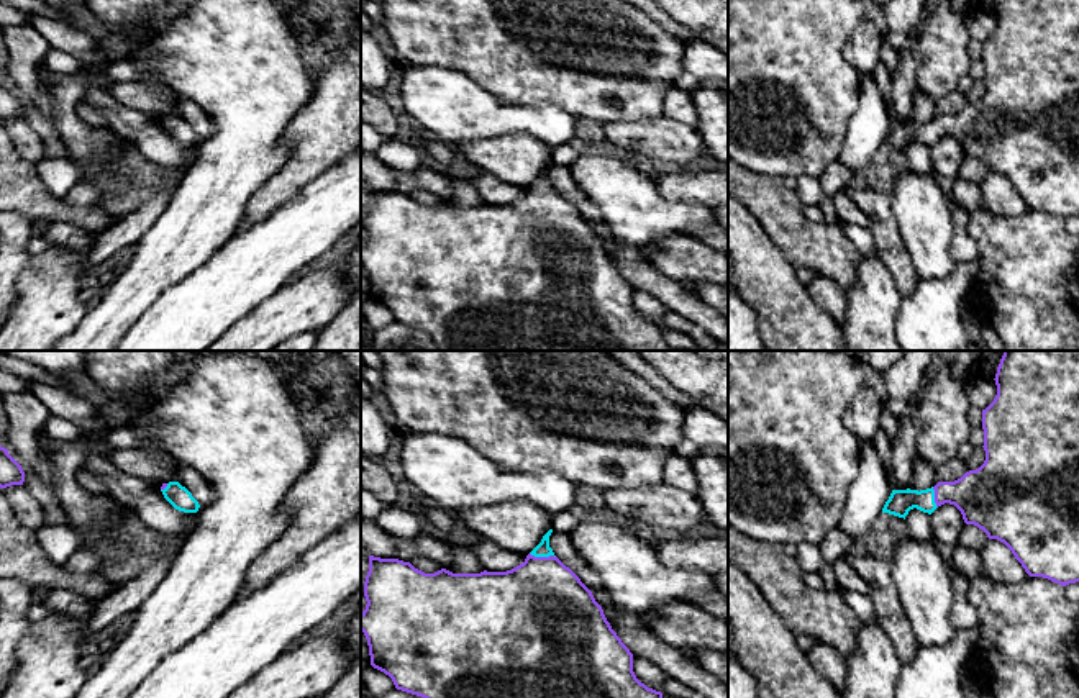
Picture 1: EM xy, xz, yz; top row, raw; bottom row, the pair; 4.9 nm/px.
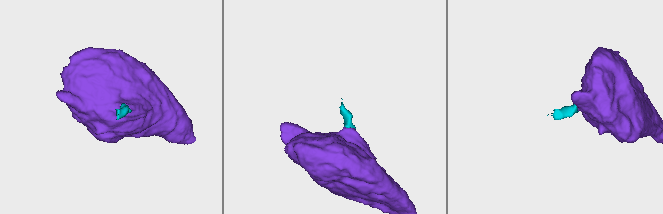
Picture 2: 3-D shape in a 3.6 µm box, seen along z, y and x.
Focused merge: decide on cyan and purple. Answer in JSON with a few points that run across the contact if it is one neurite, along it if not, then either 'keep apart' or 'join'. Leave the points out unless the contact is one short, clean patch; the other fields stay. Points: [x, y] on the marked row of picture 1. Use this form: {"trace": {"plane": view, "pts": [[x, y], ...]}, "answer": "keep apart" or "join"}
{"trace": {"plane": "xz", "pts": [[543, 549], [543, 556], [540, 607]]}, "answer": "join"}

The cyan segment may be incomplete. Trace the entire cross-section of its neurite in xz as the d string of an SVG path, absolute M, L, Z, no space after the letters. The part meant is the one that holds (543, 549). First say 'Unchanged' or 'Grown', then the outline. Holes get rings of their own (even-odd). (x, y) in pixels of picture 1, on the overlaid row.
Grown. M549 529L525 562L507 572L453 573L441 569L425 573L410 562L369 555L369 572L364 582L366 610L361 613L361 631L369 646L371 665L389 675L397 690L421 698L662 698L661 691L648 688L633 672L633 654L607 621L602 606L580 578L566 567L549 547Z

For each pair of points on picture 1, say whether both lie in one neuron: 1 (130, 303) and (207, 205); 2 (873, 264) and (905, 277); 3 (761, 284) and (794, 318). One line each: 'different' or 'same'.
1: same
2: different
3: same

